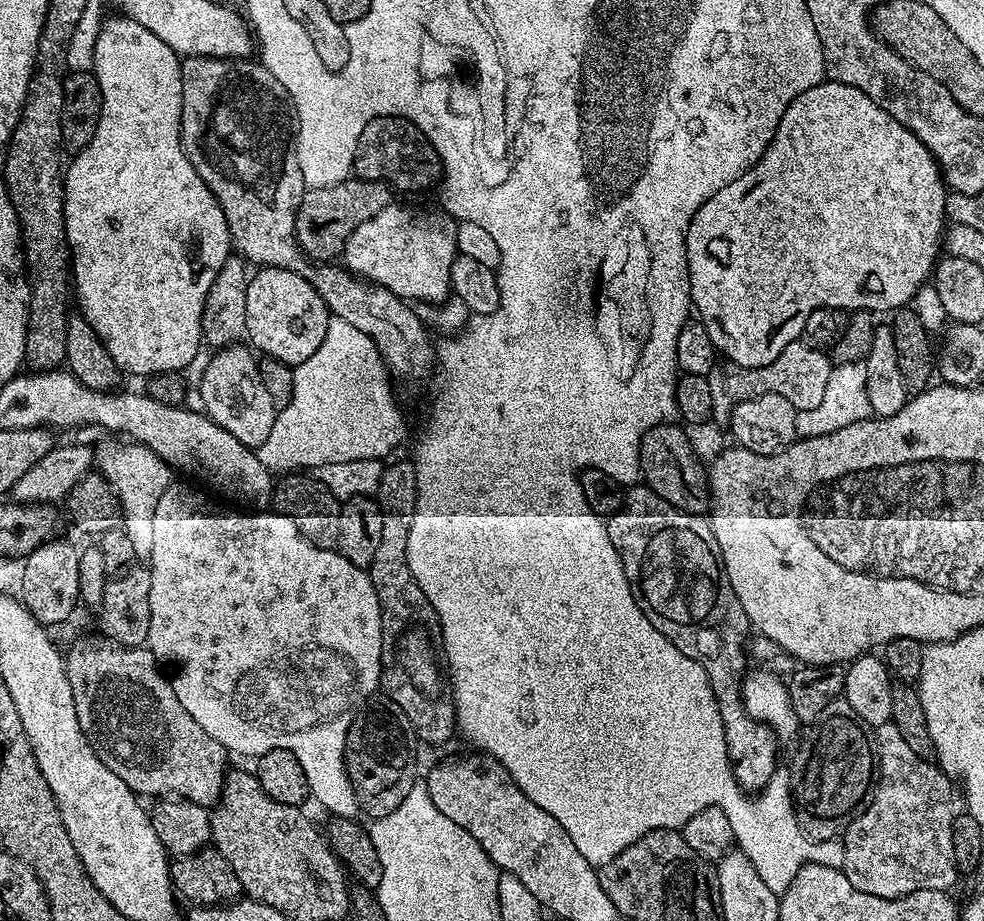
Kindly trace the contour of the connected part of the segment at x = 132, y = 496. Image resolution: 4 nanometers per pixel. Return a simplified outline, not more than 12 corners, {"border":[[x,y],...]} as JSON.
{"border":[[135,442],[116,445],[115,489],[137,559],[151,559],[155,507],[171,465]]}

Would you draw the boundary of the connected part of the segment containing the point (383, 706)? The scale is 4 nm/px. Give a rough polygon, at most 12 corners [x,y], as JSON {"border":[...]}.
{"border":[[373,698],[346,734],[357,805],[377,820],[417,787],[412,719]]}

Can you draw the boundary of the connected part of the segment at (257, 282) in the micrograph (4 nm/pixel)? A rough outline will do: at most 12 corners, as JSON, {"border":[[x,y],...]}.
{"border":[[267,266],[246,290],[246,340],[289,366],[322,346],[326,302]]}

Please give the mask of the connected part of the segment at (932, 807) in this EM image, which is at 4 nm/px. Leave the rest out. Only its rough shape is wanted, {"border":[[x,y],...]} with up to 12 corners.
{"border":[[875,725],[870,799],[842,833],[850,886],[958,880],[953,781]]}

